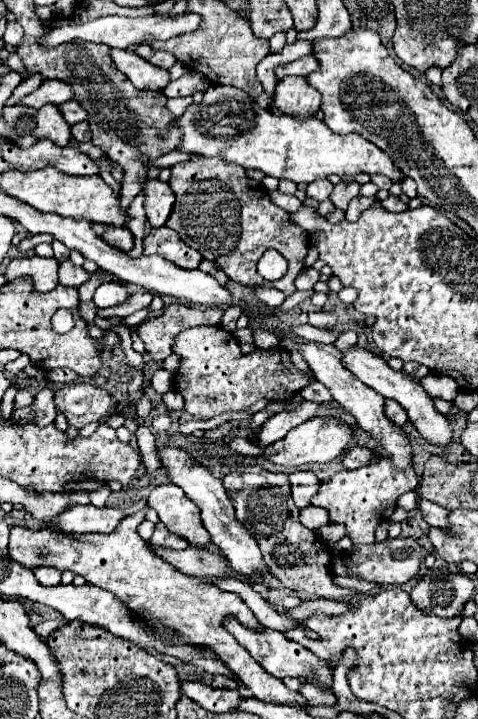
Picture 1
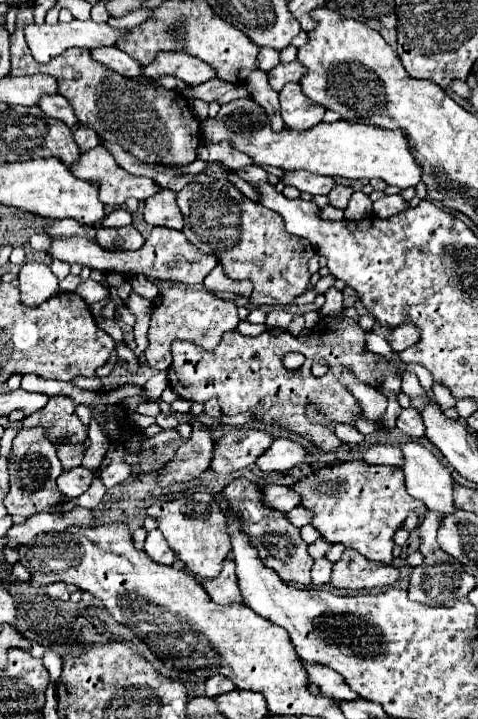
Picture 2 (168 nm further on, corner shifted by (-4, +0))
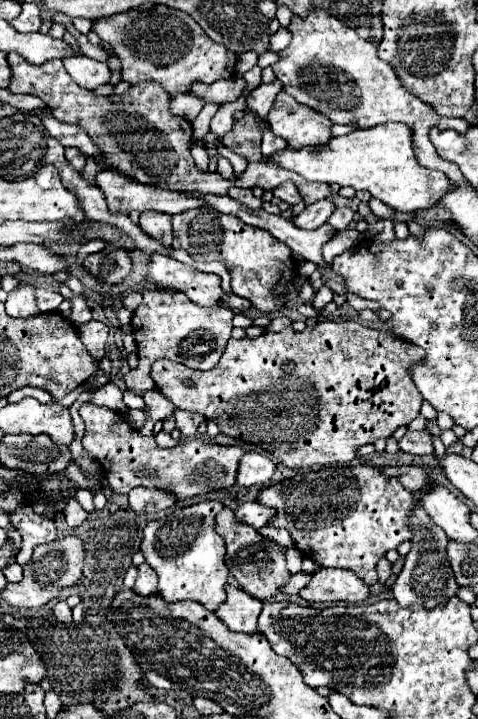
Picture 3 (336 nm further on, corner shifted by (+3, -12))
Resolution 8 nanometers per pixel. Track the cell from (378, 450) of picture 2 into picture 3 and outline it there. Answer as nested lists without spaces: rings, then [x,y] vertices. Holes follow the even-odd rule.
[[[390,466],[390,468],[382,468],[382,472],[386,476],[398,478],[410,492],[420,488],[426,490],[430,486],[430,476],[418,466]]]

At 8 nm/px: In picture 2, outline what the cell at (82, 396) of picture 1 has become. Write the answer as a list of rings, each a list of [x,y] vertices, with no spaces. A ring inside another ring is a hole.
[[[51,396],[47,406],[23,420],[23,426],[43,426],[47,438],[55,444],[85,442],[87,426],[75,414],[77,404],[69,396]]]

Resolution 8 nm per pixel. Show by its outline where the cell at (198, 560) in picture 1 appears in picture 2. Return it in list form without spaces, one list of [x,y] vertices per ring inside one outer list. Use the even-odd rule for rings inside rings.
[[[229,558],[223,562],[217,578],[199,578],[199,584],[205,588],[205,592],[211,596],[211,600],[217,604],[243,602],[239,586],[237,586],[235,562]]]

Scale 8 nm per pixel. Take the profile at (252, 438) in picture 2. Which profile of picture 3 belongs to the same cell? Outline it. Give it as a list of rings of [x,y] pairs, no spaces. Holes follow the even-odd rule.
[[[90,402],[80,406],[80,418],[86,424],[82,438],[88,454],[100,462],[110,488],[116,494],[128,494],[136,486],[164,490],[176,500],[186,500],[212,490],[228,488],[236,482],[238,460],[244,454],[240,446],[220,446],[204,438],[186,438],[174,448],[160,448],[154,436],[142,436],[134,430],[120,412]],[[118,424],[118,426],[116,426]]]

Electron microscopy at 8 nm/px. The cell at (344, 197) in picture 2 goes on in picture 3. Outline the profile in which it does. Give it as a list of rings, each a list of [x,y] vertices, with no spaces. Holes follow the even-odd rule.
[[[320,200],[320,202],[314,202],[310,206],[306,206],[298,216],[294,216],[294,226],[302,228],[302,230],[314,230],[314,228],[320,228],[328,218],[330,214],[334,212],[334,204],[330,200]]]

